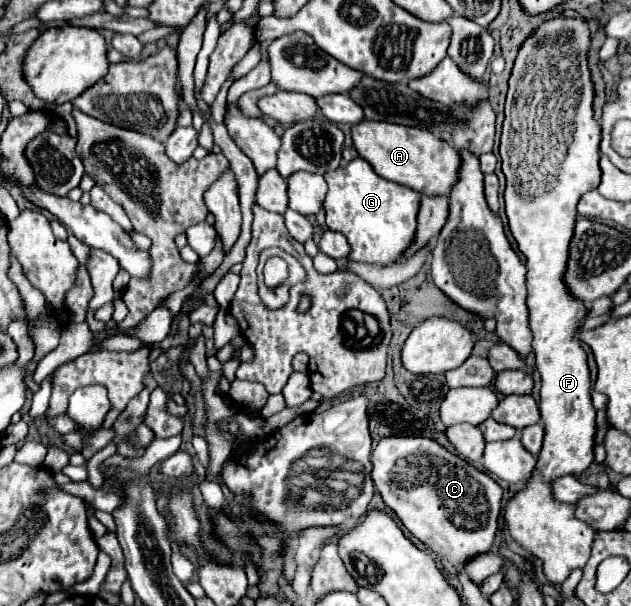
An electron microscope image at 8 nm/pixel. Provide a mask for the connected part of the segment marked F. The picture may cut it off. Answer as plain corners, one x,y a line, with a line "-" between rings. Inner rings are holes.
556,17
538,25
520,45
516,55
506,95
506,119
502,127
502,171
506,175
506,215
510,231
518,243
518,249
526,257
526,285
528,285
528,311
530,311
530,329
534,333
532,349
536,355
536,367
542,377
540,389
540,411
544,421
544,445
538,455
538,463
524,489
518,491
504,509
504,523
512,539
524,547
532,557
542,561
544,575
550,583
562,585
574,569
582,569
590,559
590,549
594,543
596,531
576,519
574,503
556,501
552,493
554,479
564,475
580,475
594,461
594,435
596,435
596,409
590,399
590,373
586,365
586,353
576,339
580,323
586,315
584,303
570,299
570,291
562,283
562,271
568,259
568,245
574,233
576,223
576,203
586,193
598,187
600,183
600,123
594,119
594,83
590,79
588,67
590,51
590,25
586,19
574,17

